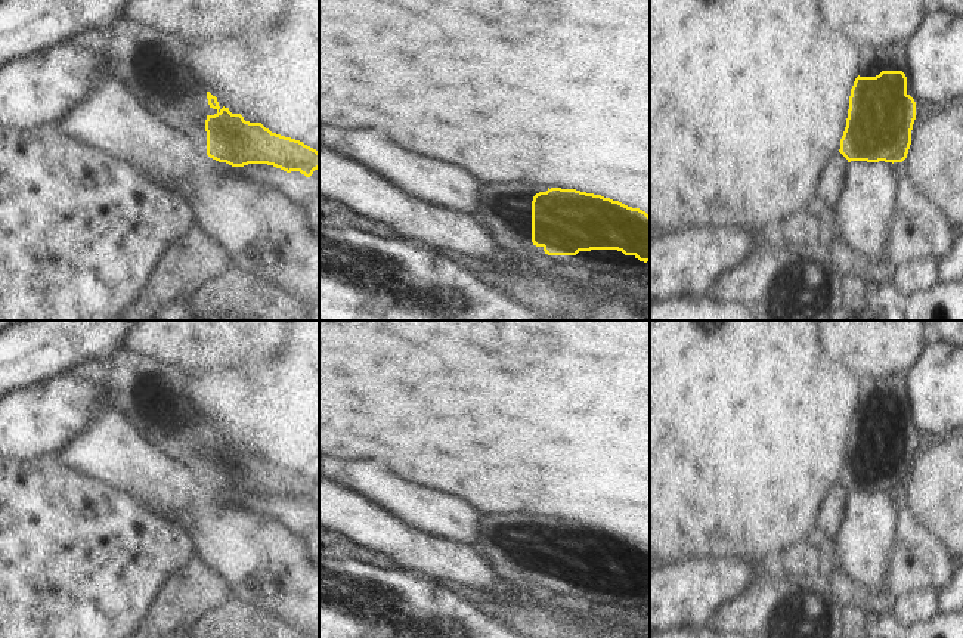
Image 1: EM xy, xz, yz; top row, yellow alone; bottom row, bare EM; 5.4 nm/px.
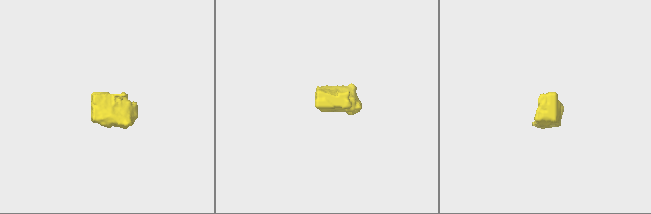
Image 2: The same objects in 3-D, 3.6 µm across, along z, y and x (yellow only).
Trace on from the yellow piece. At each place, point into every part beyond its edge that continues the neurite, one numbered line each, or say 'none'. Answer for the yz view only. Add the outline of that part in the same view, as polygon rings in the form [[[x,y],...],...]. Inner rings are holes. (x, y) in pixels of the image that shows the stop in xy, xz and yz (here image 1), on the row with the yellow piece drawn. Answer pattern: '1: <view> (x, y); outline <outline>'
1: yz (869, 64); outline [[[863,53],[858,58],[858,75],[860,77],[876,77],[883,69],[880,68],[882,55],[880,53]]]

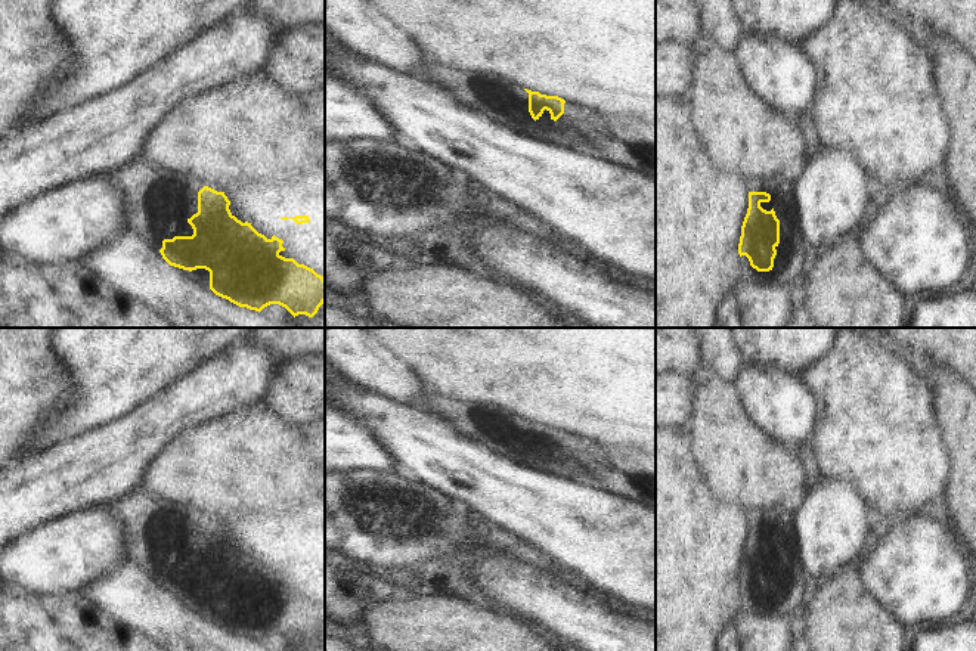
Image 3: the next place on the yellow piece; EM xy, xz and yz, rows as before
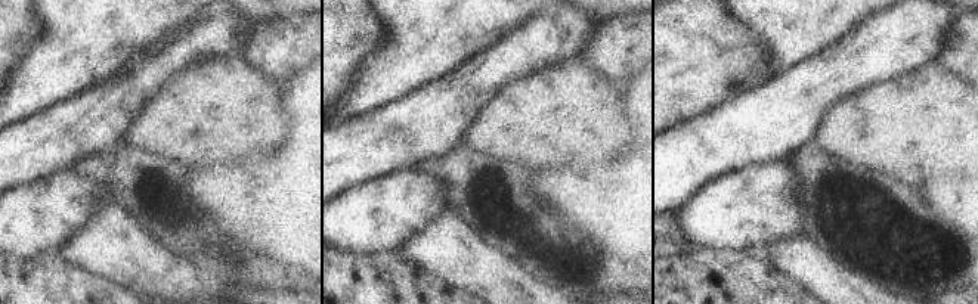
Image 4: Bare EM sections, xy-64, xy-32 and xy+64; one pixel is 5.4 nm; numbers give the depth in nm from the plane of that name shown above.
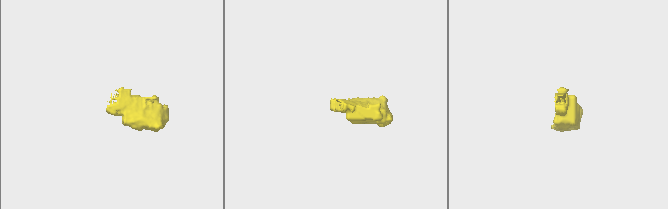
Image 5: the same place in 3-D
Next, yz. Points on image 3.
1: yz (780, 188); outline [[[780,174],[772,179],[749,180],[749,192],[766,192],[771,195],[769,202],[760,202],[766,211],[774,210],[781,221],[787,216],[791,196],[791,174]]]

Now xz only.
1: xz (502, 102); outline [[[424,53],[424,63],[412,77],[444,89],[470,109],[509,130],[529,133],[535,128],[529,93],[499,75],[453,69]]]

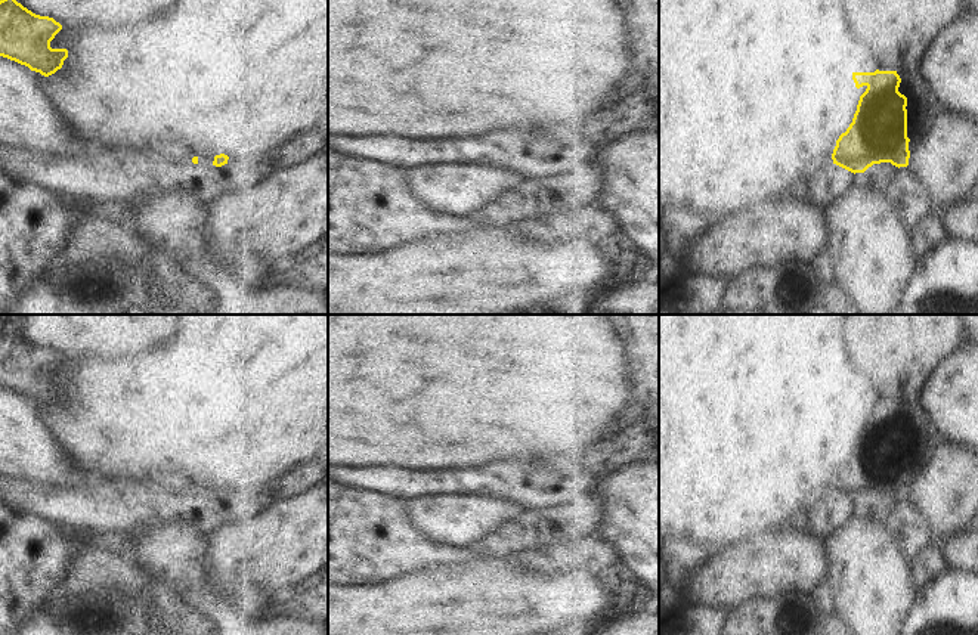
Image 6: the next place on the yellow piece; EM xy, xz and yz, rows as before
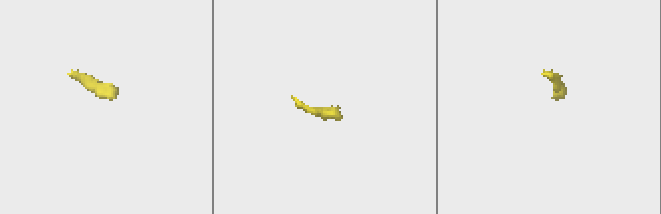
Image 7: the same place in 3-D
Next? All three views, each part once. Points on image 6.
1: yz (921, 107); outline [[[919,78],[901,80],[898,92],[907,97],[907,137],[922,137],[931,118],[943,109]]]

